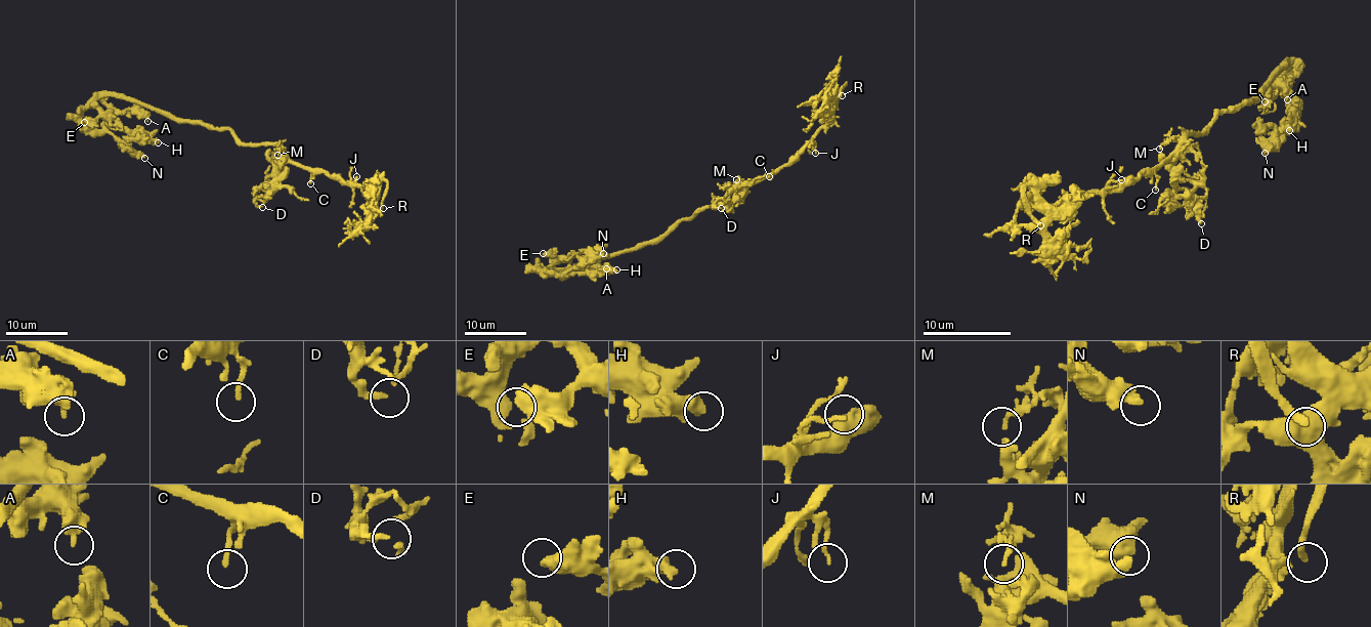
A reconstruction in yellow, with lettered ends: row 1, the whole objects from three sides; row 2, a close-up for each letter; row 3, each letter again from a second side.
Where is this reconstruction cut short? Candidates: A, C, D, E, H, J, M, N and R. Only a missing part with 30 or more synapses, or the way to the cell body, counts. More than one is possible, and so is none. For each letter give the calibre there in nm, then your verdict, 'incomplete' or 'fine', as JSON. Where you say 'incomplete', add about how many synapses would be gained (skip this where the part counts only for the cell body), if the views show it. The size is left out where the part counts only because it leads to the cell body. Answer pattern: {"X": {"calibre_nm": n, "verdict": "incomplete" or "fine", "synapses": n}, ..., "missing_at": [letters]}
{"A": {"calibre_nm": 320, "verdict": "fine"}, "C": {"calibre_nm": 170, "verdict": "fine"}, "D": {"calibre_nm": 160, "verdict": "fine"}, "E": {"calibre_nm": 750, "verdict": "fine"}, "H": {"calibre_nm": 480, "verdict": "fine"}, "J": {"calibre_nm": 120, "verdict": "fine"}, "M": {"calibre_nm": 190, "verdict": "fine"}, "N": {"calibre_nm": 400, "verdict": "fine"}, "R": {"calibre_nm": 200, "verdict": "incomplete"}, "missing_at": ["R"]}

